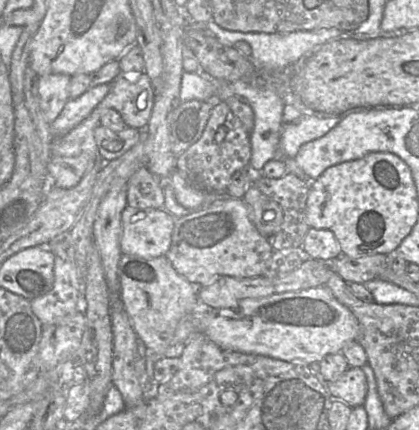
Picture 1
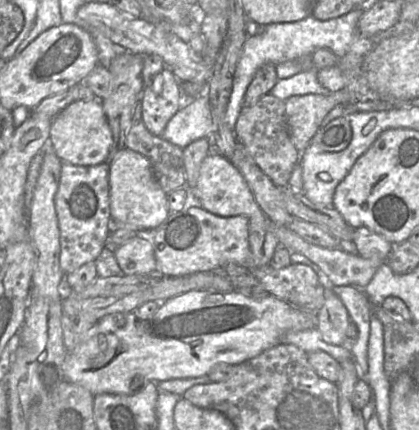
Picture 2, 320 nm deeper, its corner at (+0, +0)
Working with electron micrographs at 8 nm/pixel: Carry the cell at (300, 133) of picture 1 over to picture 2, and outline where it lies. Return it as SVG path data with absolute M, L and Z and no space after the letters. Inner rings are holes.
M312 68L285 79L278 79L270 93L283 101L294 95L330 94L331 92L319 83L317 73L318 71Z

